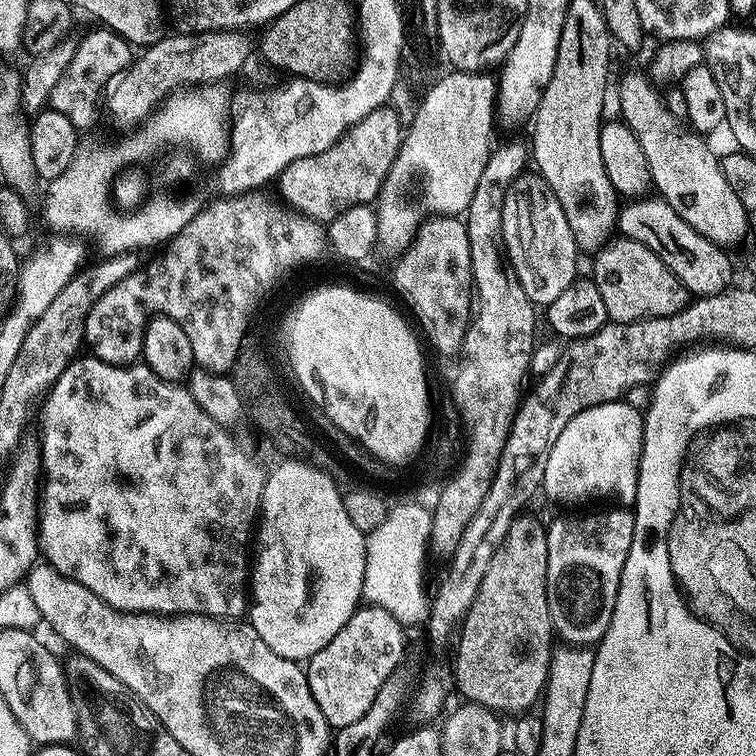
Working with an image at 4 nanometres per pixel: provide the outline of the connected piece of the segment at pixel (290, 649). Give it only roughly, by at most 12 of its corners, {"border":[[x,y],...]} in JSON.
{"border":[[304,458],[264,481],[246,616],[287,660],[357,608],[366,536]]}

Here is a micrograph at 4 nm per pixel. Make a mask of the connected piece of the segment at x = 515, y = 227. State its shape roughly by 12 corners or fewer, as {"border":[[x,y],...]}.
{"border":[[543,182],[517,183],[502,248],[546,306],[578,278],[576,239]]}

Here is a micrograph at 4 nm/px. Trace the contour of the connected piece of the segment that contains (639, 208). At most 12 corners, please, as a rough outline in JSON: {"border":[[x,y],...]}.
{"border":[[663,198],[619,209],[693,297],[733,283],[732,260]]}

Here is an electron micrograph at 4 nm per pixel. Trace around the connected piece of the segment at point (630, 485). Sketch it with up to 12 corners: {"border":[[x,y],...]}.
{"border":[[623,399],[566,422],[542,492],[635,505],[642,412]]}

